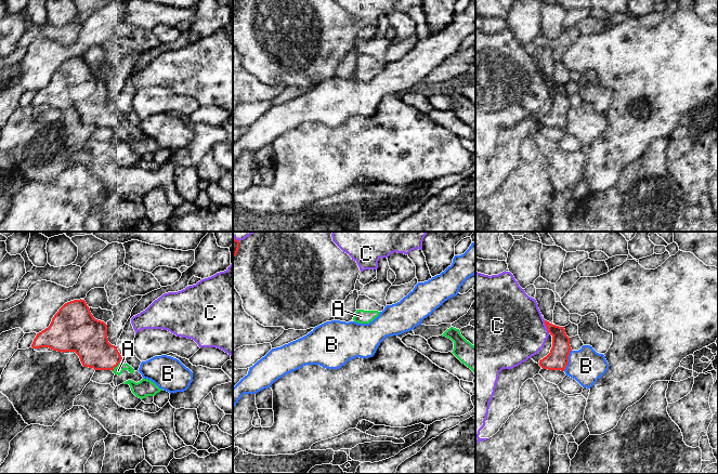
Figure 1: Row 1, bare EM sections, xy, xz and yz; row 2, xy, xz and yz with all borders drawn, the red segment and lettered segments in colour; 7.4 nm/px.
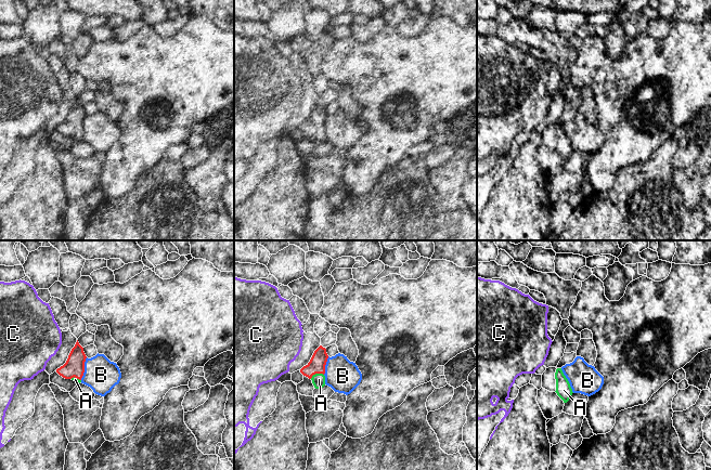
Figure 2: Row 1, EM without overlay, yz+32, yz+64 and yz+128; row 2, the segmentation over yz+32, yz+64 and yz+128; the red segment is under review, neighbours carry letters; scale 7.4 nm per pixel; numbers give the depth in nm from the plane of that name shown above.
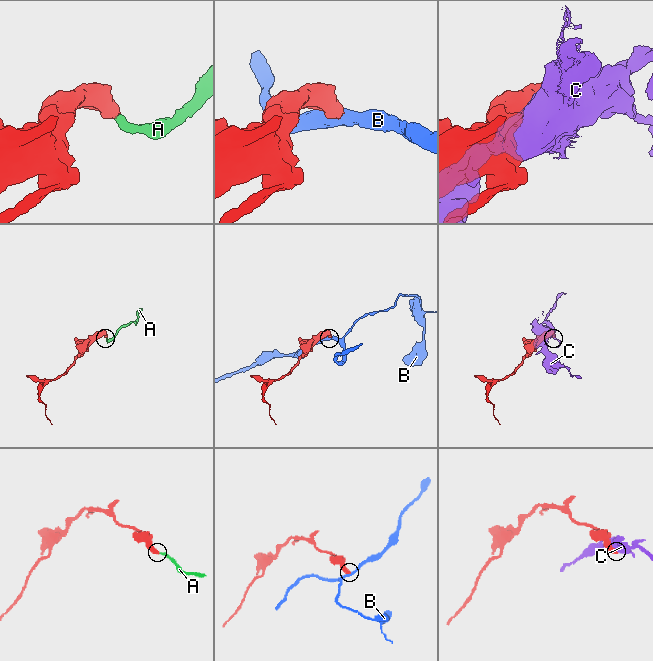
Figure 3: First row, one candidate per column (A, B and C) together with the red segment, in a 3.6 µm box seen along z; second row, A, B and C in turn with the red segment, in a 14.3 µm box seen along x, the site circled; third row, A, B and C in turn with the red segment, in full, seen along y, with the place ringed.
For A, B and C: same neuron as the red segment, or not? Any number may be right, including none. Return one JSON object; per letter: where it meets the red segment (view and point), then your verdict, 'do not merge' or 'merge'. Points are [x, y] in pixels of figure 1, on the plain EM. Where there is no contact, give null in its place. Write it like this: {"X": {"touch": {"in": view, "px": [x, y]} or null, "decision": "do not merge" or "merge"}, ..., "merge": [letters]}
{"A": {"touch": {"in": "xy", "px": [116, 123]}, "decision": "merge"}, "B": {"touch": {"in": "yz", "px": [568, 118]}, "decision": "do not merge"}, "C": {"touch": {"in": "yz", "px": [546, 83]}, "decision": "do not merge"}, "merge": ["A"]}

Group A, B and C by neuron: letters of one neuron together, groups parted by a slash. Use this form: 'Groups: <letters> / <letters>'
Groups: A / B / C

